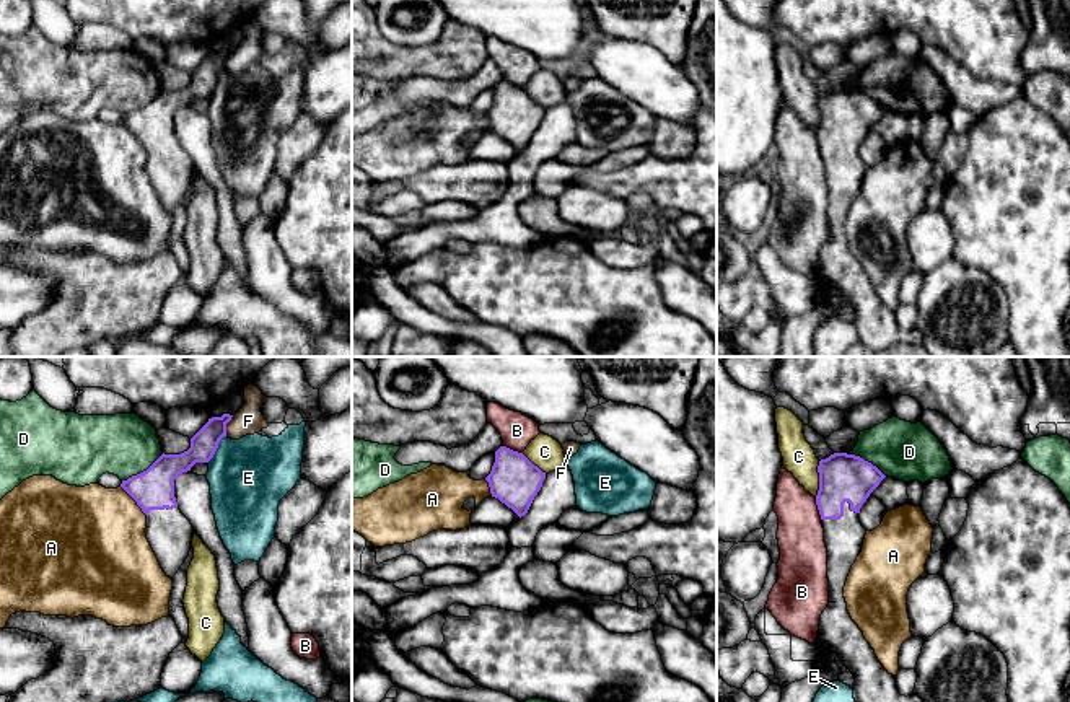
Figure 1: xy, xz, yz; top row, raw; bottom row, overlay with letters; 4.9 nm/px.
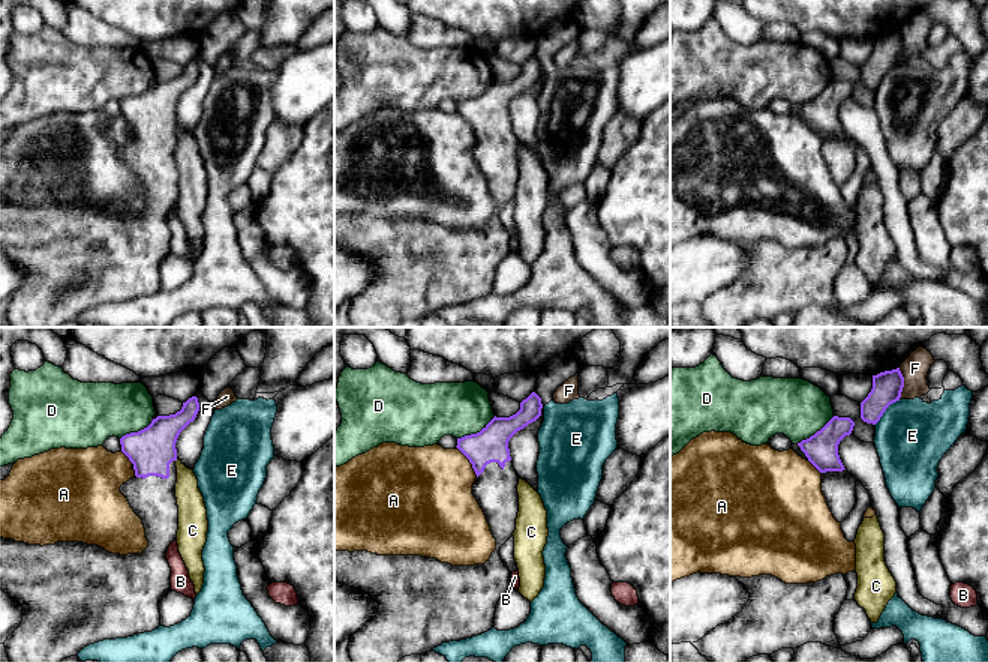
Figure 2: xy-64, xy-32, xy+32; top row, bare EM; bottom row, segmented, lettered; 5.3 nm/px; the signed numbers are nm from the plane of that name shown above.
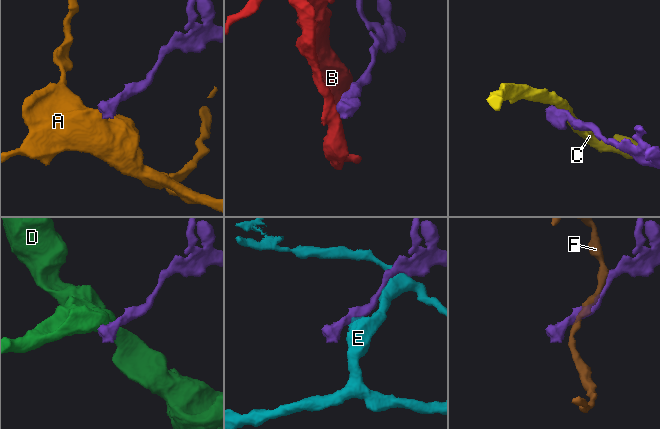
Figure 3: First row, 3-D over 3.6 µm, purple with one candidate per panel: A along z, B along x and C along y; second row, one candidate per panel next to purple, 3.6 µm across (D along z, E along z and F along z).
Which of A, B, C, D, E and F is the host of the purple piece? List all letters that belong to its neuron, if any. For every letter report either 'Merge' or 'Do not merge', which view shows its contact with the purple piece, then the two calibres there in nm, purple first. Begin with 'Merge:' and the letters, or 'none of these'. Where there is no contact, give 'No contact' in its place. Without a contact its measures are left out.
Merge: none of these
A: Do not merge. Touches purple in xy. Thickness 200 nm (purple) against 460 nm
B: Do not merge. Touches purple in yz. Thickness 240 nm (purple) against 240 nm
C: Do not merge. Touches purple in yz. Thickness 240 nm (purple) against 160 nm
D: Do not merge. Touches purple in xy. Thickness 200 nm (purple) against 300 nm
E: Do not merge. Touches purple in xy. Thickness 140 nm (purple) against 380 nm
F: Do not merge. Touches purple in xy. Thickness 140 nm (purple) against 140 nm

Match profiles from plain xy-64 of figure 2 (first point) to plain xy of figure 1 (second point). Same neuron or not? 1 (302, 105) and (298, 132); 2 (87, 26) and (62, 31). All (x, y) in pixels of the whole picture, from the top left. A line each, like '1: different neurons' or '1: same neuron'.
1: different neurons
2: different neurons

